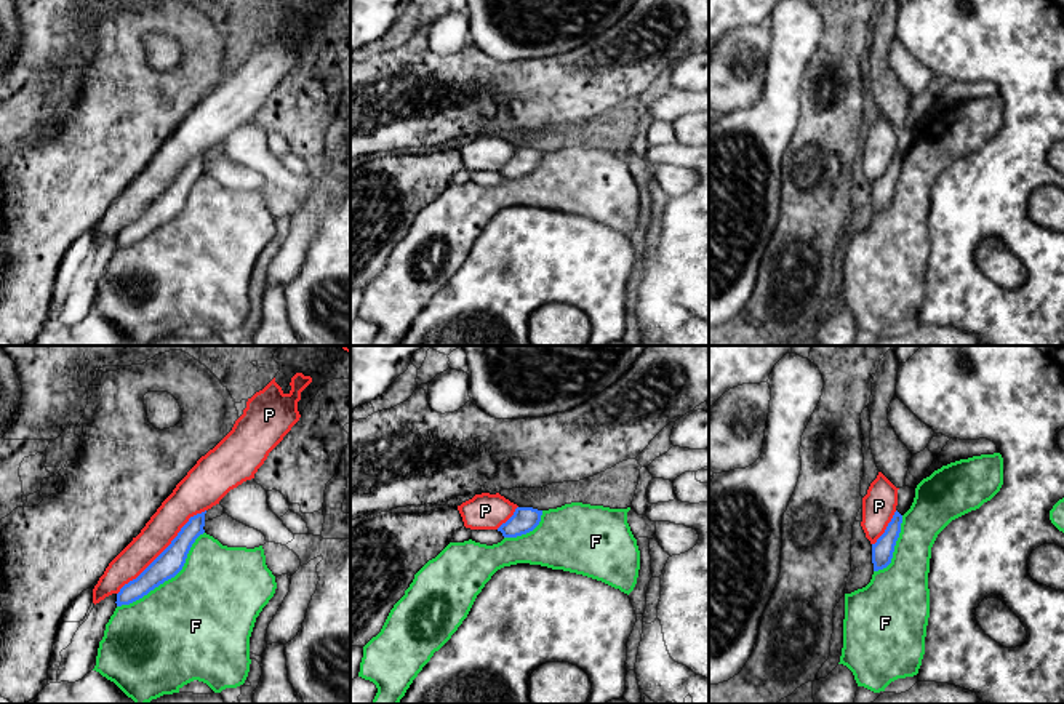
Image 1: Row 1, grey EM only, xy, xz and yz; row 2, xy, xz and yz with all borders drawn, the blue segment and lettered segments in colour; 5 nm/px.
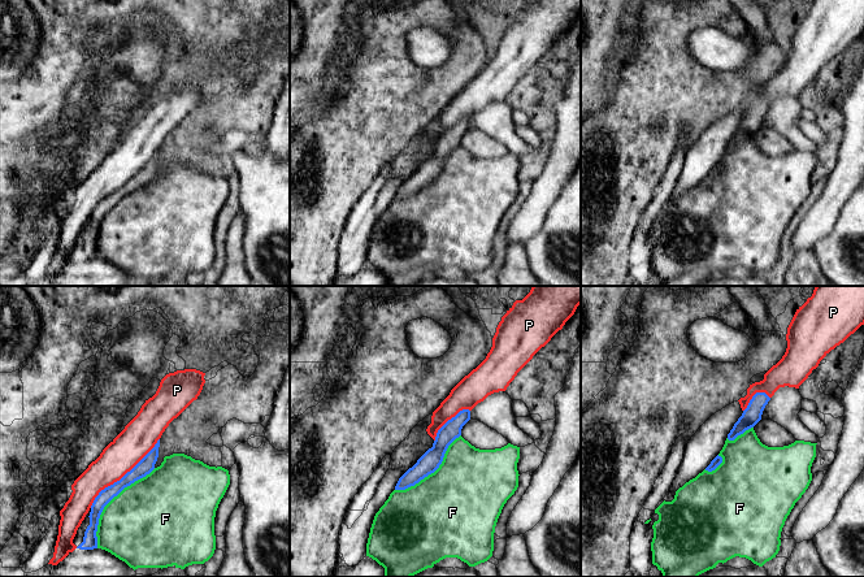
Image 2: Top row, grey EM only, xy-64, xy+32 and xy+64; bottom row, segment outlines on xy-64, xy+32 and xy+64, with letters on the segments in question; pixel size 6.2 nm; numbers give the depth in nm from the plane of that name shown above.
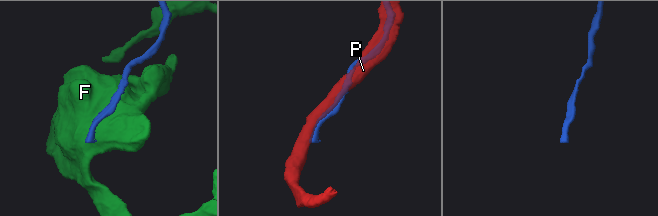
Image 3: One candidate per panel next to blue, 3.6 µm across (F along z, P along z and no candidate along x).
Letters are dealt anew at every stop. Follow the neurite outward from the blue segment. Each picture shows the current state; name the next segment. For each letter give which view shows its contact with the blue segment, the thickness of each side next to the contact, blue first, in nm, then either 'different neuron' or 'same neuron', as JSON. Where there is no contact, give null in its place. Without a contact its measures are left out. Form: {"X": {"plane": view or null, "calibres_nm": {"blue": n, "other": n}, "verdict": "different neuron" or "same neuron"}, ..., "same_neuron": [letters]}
{"F": {"plane": "xy", "calibres_nm": {"blue": 140, "other": 500}, "verdict": "different neuron"}, "P": {"plane": "xy", "calibres_nm": {"blue": 140, "other": 160}, "verdict": "different neuron"}, "same_neuron": []}

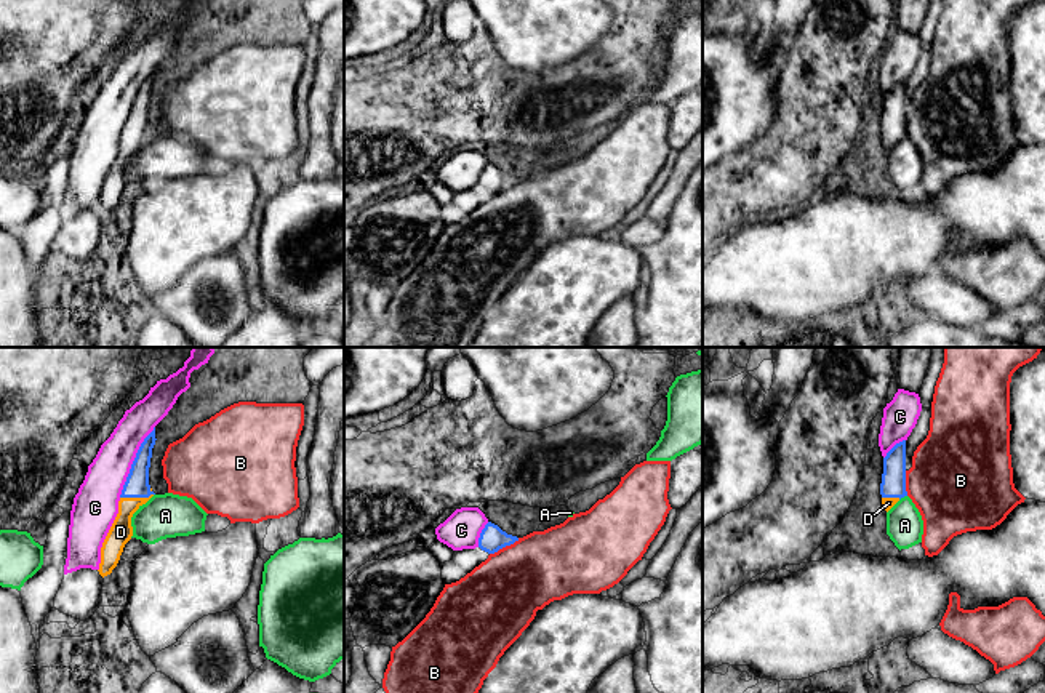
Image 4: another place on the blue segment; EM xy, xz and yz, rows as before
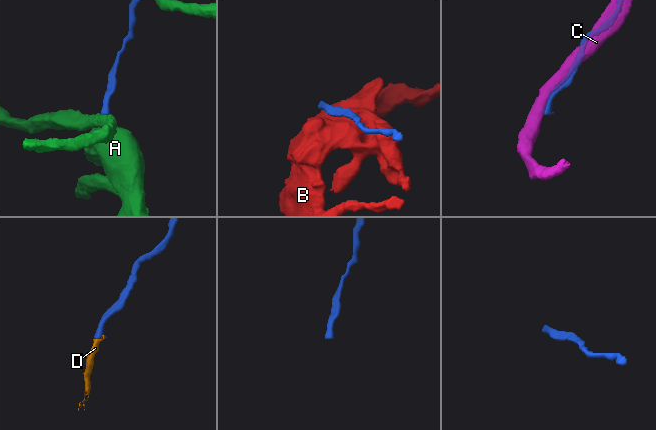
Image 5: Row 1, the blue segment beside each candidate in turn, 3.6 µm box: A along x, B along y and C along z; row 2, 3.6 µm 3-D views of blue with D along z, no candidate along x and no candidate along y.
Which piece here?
{"A": {"plane": "yz", "calibres_nm": {"blue": 130, "other": 190}, "verdict": "different neuron"}, "B": {"plane": "xz", "calibres_nm": {"blue": 130, "other": 380}, "verdict": "different neuron"}, "C": {"plane": "xy", "calibres_nm": {"blue": 120, "other": 220}, "verdict": "different neuron"}, "D": {"plane": "xy", "calibres_nm": {"blue": 120, "other": 120}, "verdict": "same neuron"}, "same_neuron": ["D"]}

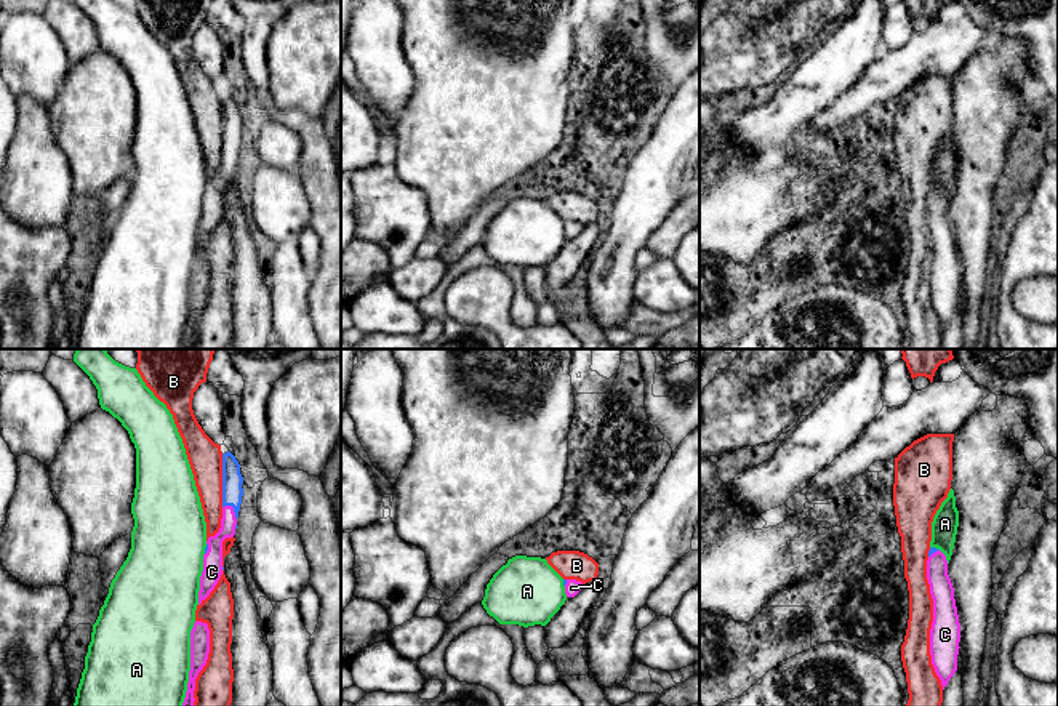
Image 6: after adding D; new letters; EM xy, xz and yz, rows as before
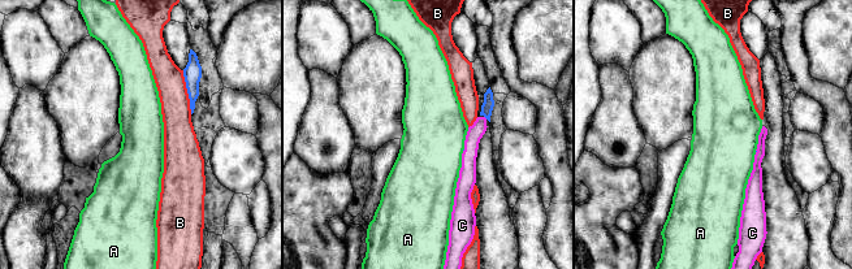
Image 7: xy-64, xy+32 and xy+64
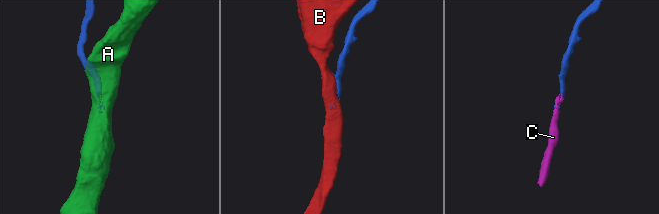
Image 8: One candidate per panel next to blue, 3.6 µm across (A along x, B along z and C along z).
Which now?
{"A": {"plane": "yz", "calibres_nm": {"blue": 30, "other": 130}, "verdict": "different neuron"}, "B": {"plane": "xy", "calibres_nm": {"blue": 110, "other": 170}, "verdict": "different neuron"}, "C": {"plane": "xy", "calibres_nm": {"blue": 110, "other": 80}, "verdict": "same neuron"}, "same_neuron": ["C"]}

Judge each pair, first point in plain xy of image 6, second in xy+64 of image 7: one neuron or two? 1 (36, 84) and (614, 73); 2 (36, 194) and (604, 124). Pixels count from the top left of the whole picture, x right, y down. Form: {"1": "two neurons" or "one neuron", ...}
{"1": "two neurons", "2": "one neuron"}

